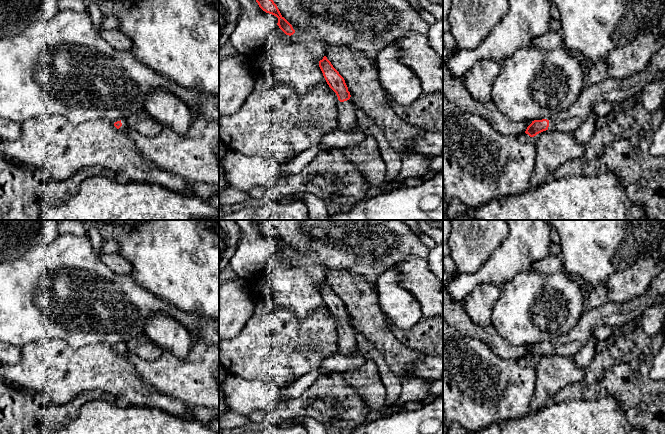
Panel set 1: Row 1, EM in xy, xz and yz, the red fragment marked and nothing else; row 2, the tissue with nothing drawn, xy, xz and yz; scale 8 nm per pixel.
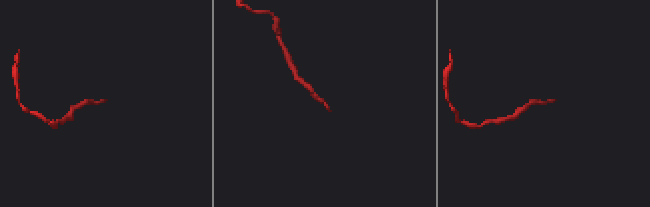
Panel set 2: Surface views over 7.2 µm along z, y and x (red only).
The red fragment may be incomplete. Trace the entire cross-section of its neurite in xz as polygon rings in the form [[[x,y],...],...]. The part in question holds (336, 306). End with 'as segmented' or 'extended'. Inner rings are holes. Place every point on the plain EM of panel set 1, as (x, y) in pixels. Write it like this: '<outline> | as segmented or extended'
[[[326,280],[319,285],[319,291],[329,311],[336,317],[340,327],[338,328],[340,355],[353,355],[358,349],[356,330],[350,323],[351,319],[344,302],[333,291]]] | extended

